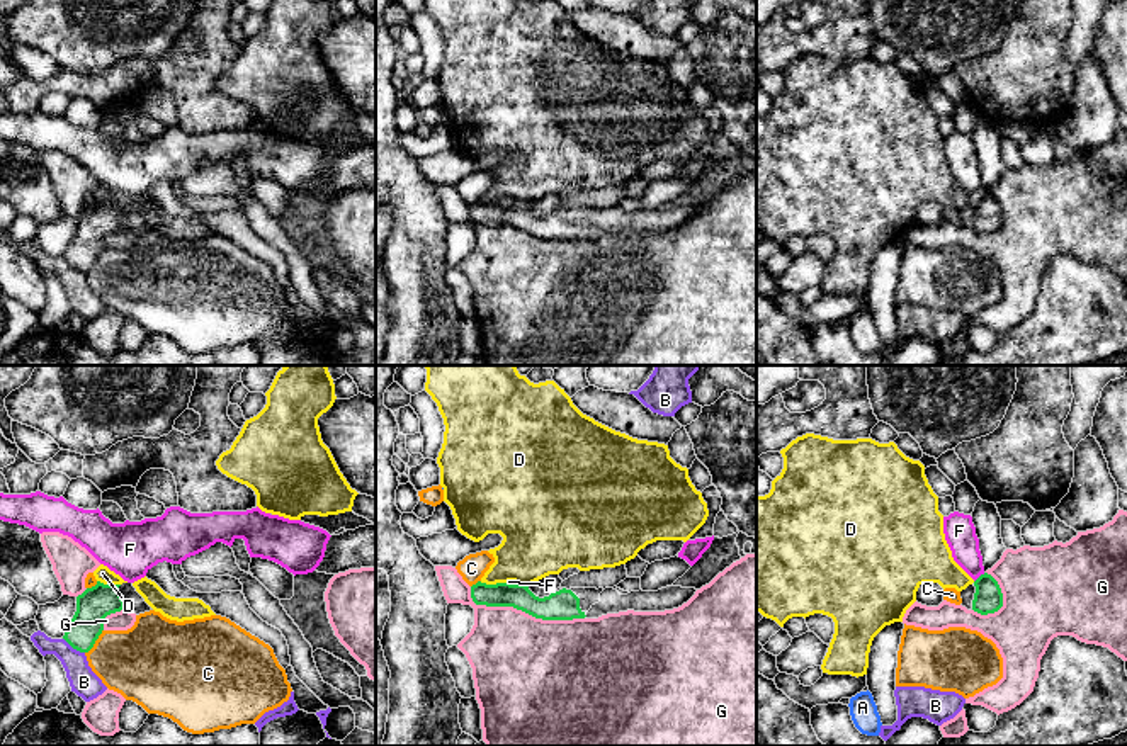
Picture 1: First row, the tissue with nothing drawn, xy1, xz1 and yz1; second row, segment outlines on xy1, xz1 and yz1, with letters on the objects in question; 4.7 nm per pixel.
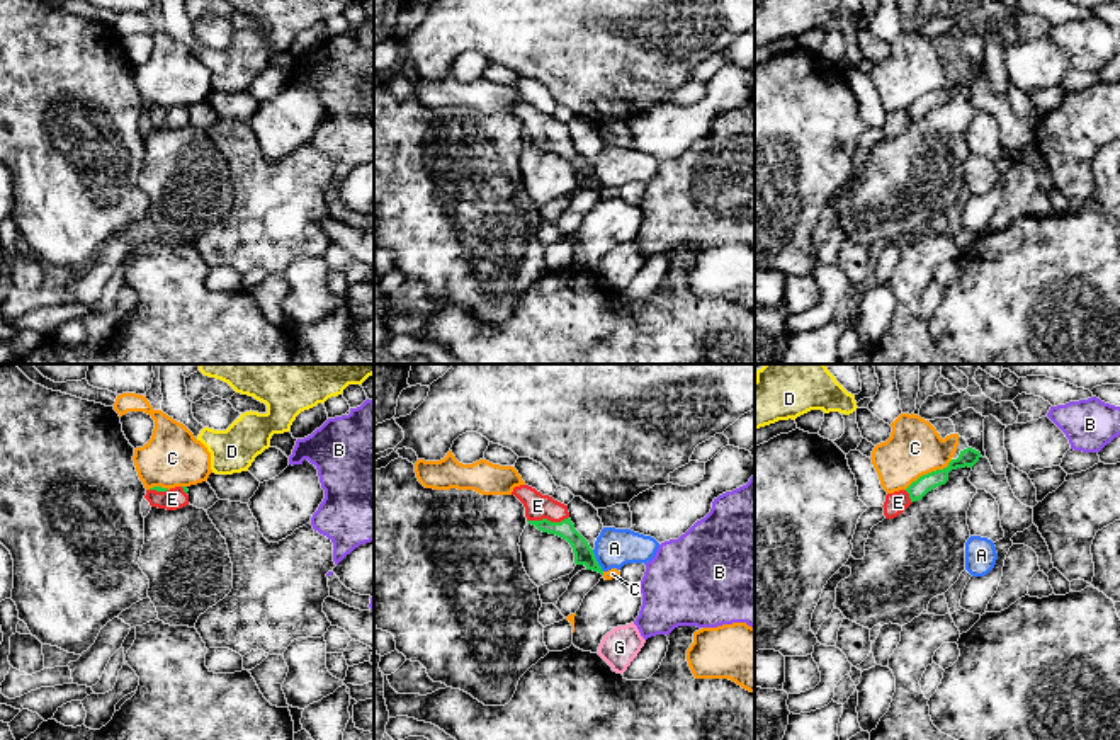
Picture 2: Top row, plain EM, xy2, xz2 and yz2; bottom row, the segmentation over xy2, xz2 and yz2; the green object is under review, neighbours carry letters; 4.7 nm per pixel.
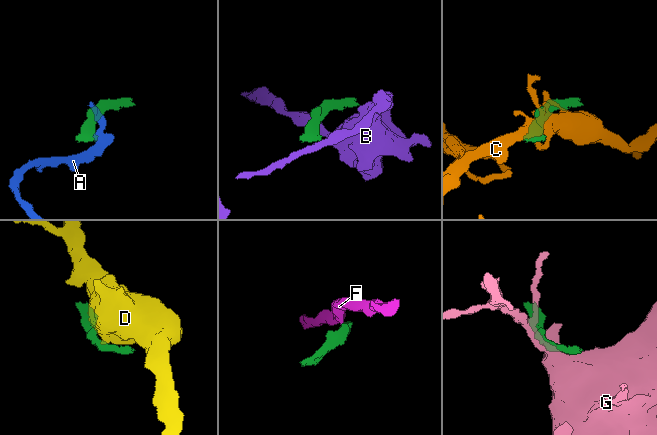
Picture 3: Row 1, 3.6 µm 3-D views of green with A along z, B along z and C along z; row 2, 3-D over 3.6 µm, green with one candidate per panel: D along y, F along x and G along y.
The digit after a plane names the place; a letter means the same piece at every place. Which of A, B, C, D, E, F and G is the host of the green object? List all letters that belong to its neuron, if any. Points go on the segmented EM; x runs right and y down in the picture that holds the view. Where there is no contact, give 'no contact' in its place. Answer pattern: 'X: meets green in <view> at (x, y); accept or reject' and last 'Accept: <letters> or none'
A: meets green in xz2 at (595, 560); reject
B: meets green in xy1 at (73, 648); reject
C: meets green in yz2 at (928, 473); reject
D: meets green in xz1 at (493, 585); reject
E: meets green in xz2 at (548, 521); accept
F: meets green in yz1 at (979, 576); reject
G: meets green in xz1 at (522, 610); reject
Accept: E

